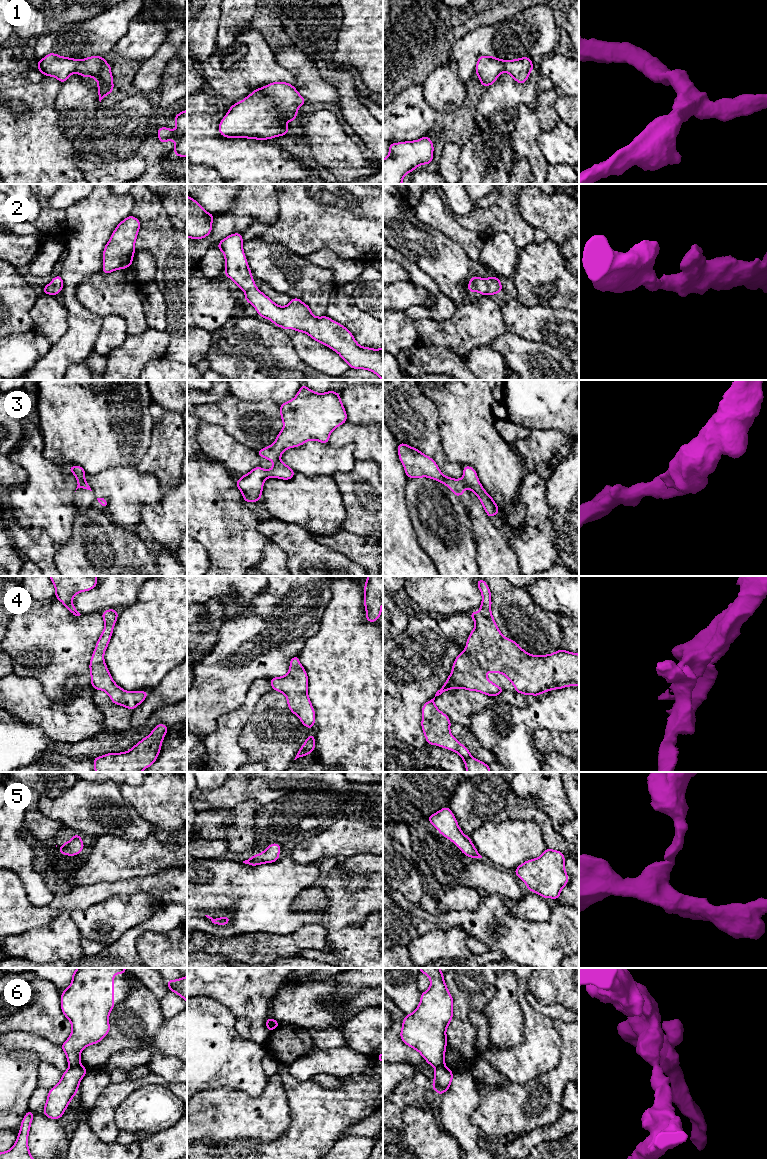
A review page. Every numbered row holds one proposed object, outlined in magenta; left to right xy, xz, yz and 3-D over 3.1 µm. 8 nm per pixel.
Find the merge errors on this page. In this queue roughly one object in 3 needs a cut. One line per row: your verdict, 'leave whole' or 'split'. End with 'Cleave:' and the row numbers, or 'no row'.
1: leave whole
2: leave whole
3: leave whole
4: leave whole
5: leave whole
6: split
Cleave: 6

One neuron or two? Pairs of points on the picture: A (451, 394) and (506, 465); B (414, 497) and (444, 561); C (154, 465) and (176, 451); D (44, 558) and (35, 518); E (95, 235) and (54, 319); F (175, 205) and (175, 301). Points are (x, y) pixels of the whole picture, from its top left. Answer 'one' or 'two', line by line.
A: one
B: one
C: one
D: two
E: two
F: two

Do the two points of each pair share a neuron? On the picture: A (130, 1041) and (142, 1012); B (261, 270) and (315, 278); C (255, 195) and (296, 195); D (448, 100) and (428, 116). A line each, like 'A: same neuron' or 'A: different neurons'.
A: same neuron
B: same neuron
C: different neurons
D: different neurons

